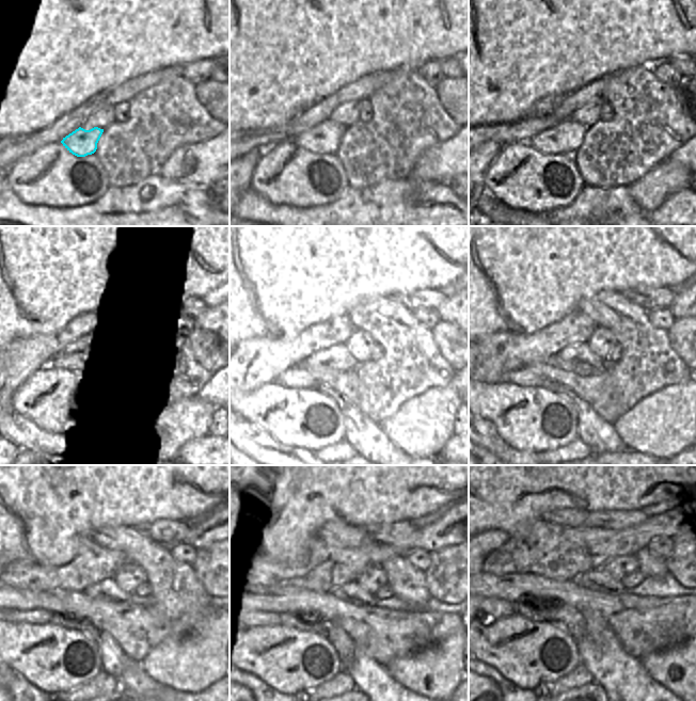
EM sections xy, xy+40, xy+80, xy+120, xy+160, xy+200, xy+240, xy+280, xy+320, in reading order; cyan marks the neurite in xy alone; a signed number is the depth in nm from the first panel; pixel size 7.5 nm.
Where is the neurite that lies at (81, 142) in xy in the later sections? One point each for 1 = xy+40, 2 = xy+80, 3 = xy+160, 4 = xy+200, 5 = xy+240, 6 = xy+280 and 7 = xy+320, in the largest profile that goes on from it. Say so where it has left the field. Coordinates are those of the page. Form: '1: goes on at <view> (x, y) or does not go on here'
1: goes on at xy+40 (323, 139)
2: goes on at xy+80 (566, 137)
3: goes on at xy+160 (299, 378)
4: goes on at xy+200 (523, 377)
5: goes on at xy+240 (35, 616)
6: goes on at xy+280 (251, 616)
7: goes on at xy+320 (490, 609)

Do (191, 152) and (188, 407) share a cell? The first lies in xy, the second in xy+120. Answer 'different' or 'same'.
different

